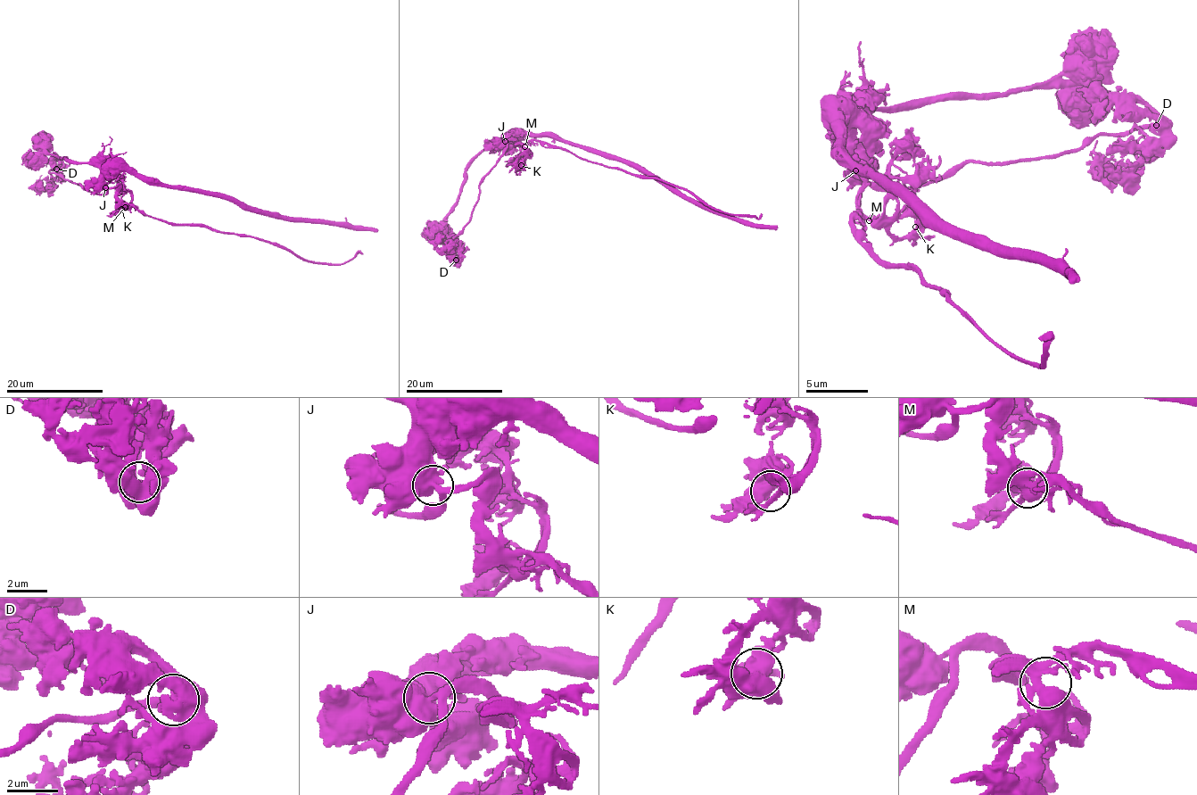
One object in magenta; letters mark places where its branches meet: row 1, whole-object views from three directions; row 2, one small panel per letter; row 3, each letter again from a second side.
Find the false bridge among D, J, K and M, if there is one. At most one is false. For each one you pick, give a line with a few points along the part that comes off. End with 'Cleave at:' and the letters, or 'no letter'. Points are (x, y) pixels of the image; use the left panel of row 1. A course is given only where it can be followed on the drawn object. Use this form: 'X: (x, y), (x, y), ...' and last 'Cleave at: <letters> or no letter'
J: (105, 187), (116, 186), (118, 198), (144, 215), (259, 237), (301, 258), (343, 264), (358, 252), (363, 254)
Cleave at: J

